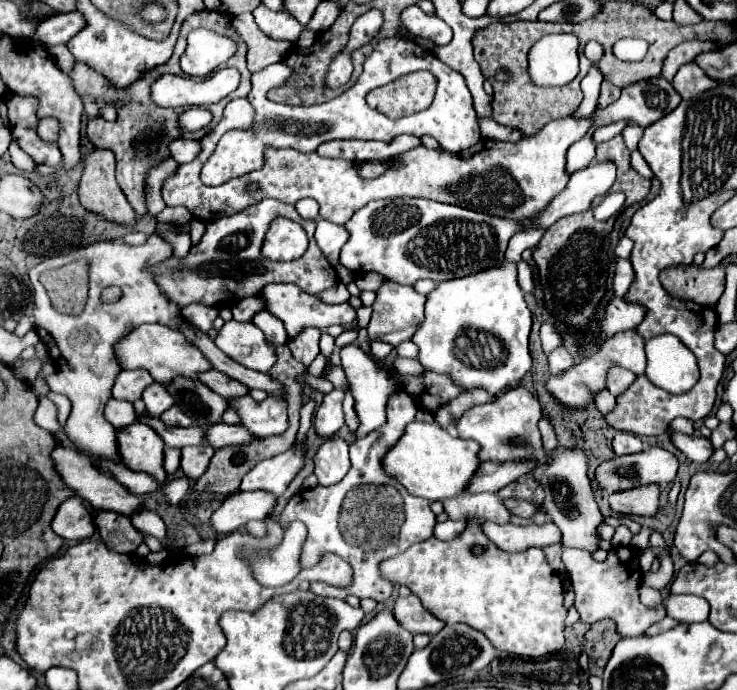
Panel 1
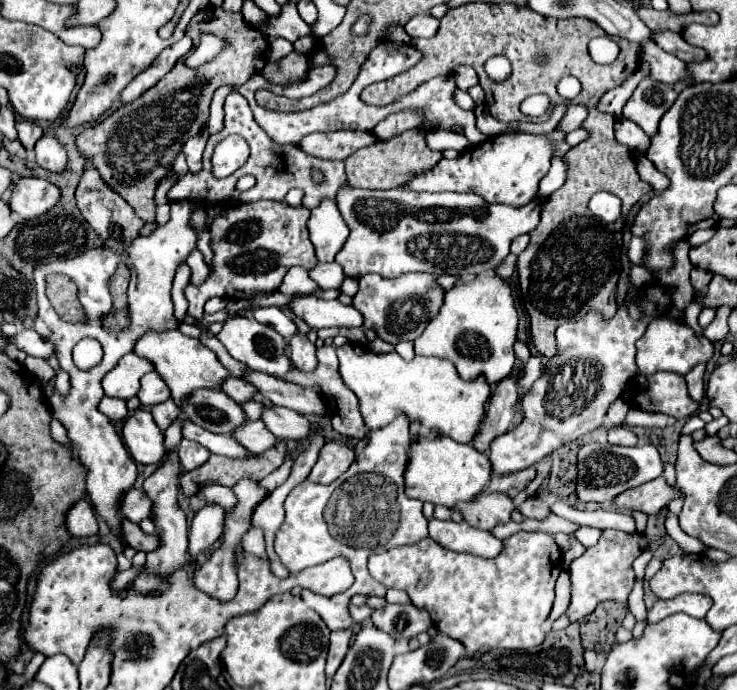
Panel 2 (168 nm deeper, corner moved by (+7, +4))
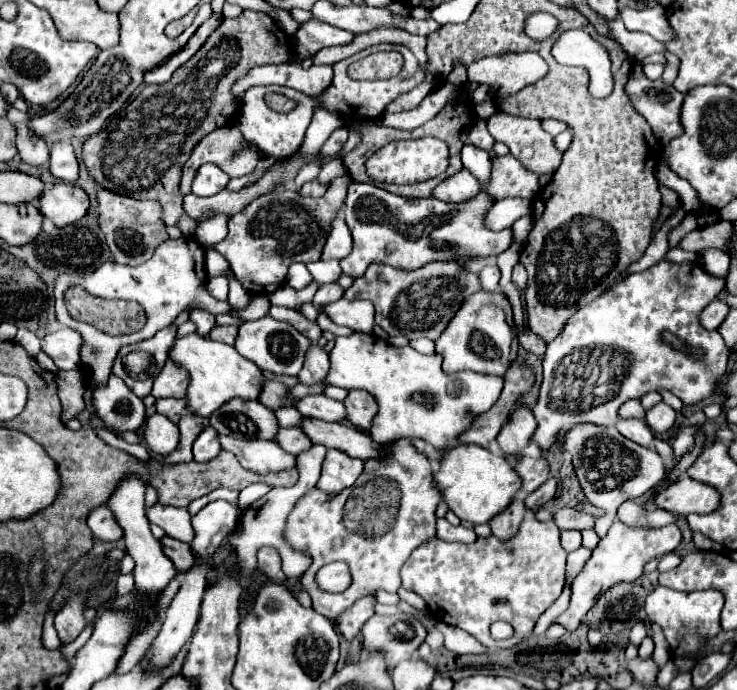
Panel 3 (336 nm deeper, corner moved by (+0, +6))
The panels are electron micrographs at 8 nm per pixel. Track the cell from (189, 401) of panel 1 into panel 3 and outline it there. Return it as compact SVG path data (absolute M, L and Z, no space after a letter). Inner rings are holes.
M258 400L226 402L220 410L216 410L216 414L210 416L210 424L220 434L244 440L274 440L280 430L276 414Z

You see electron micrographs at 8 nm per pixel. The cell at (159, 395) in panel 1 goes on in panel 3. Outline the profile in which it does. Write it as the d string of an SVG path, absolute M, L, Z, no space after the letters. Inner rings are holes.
M166 360L160 376L154 380L154 398L184 398L188 390L188 372L174 360Z

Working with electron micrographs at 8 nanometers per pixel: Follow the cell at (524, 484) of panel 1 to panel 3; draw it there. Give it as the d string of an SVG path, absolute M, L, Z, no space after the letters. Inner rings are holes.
M524 456L524 458L520 458L520 464L516 466L516 472L520 472L520 478L524 480L522 490L526 494L530 494L548 480L550 468L548 468L546 458L528 458L528 456Z

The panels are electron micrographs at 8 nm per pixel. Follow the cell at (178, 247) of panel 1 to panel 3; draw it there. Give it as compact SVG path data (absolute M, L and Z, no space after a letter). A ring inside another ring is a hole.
M170 326L148 340L124 346L114 360L112 372L122 378L138 398L148 396L154 378L160 374L170 348L174 346L174 340L176 326Z

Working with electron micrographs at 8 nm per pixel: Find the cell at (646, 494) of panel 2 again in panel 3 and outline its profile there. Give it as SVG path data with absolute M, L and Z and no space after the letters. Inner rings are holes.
M688 476L680 478L680 482L674 482L664 490L664 494L658 494L654 500L658 508L670 510L678 516L688 514L710 514L720 506L720 492L714 490L708 484L696 482Z

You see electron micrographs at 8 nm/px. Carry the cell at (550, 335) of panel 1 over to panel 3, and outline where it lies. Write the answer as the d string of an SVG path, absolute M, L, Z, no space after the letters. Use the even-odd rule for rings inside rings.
M520 404L514 416L508 420L508 424L498 434L498 444L500 444L502 454L518 456L526 446L530 446L536 426L538 422L532 416L532 412L524 404Z

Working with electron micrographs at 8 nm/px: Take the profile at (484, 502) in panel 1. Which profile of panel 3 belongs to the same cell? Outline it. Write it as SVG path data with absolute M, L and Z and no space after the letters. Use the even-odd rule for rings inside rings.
M516 498L516 502L512 502L512 506L504 514L498 514L496 518L492 518L492 522L490 522L492 534L496 538L500 538L502 542L512 540L516 536L518 528L520 528L520 522L522 522L524 514L526 514L524 502L520 498Z

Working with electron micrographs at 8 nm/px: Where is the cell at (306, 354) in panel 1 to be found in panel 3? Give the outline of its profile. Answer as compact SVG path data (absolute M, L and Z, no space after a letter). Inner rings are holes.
M312 346L308 352L308 358L304 362L304 368L298 374L298 382L312 386L312 384L322 384L328 376L330 370L330 360L328 354L320 346Z

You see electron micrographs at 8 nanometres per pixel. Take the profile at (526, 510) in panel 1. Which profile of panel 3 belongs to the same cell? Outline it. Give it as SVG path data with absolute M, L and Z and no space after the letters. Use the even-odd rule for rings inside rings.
M560 508L554 512L554 522L562 530L590 530L594 528L594 518L586 512L578 512L574 508Z

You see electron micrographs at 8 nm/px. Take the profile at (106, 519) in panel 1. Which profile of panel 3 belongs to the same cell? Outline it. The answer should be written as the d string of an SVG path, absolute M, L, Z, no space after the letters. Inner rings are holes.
M168 536L162 538L162 544L164 544L164 552L168 552L168 558L176 564L178 570L188 572L196 564L196 556L194 556L190 544L184 544L184 542L168 538Z

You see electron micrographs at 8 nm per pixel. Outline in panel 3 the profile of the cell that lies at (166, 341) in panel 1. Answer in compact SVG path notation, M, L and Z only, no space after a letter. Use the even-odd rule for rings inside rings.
M188 334L184 338L178 338L170 350L170 358L190 372L190 386L186 394L188 408L200 416L210 416L232 398L258 400L262 386L266 384L262 370L258 366L252 366L252 362L248 362L246 358L240 358L234 346L214 342L198 334Z

